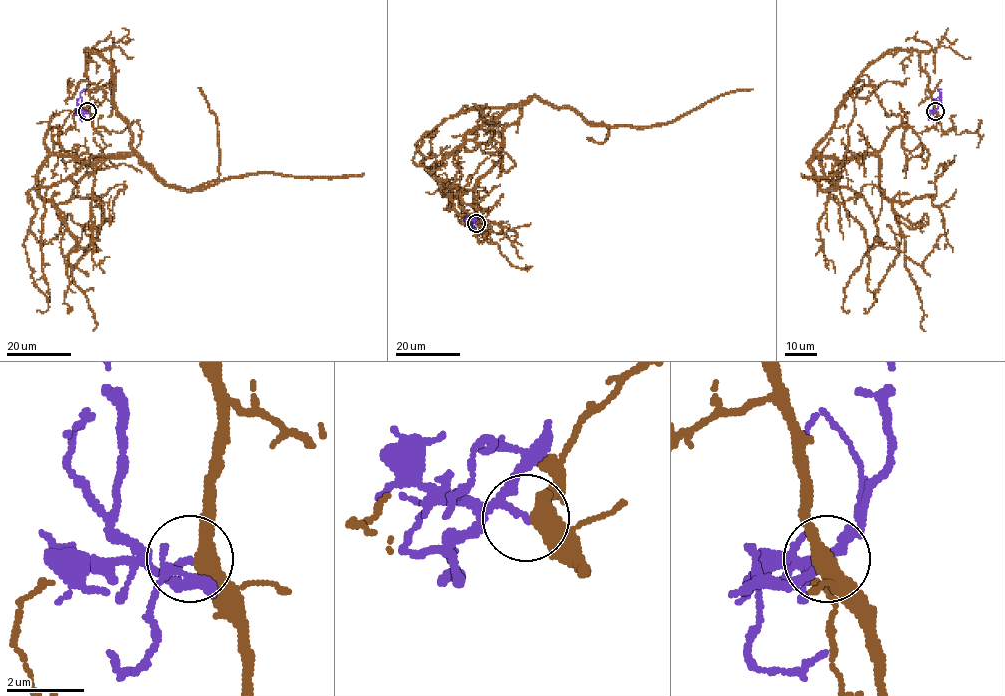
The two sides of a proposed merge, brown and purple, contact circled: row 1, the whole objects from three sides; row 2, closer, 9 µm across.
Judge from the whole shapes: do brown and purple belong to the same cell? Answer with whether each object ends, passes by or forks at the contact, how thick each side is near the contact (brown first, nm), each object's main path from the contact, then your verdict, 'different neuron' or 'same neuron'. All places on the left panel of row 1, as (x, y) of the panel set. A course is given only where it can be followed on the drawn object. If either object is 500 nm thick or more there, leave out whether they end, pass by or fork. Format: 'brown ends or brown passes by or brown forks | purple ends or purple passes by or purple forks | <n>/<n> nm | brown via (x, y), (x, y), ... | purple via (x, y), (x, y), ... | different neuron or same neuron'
brown passes by | purple passes by | 400/130 nm | brown via (88, 110), (93, 49), (134, 150), (52, 154), (39, 193), (75, 240), (93, 331) | purple via (87, 110), (81, 108), (80, 94), (86, 89) | different neuron

